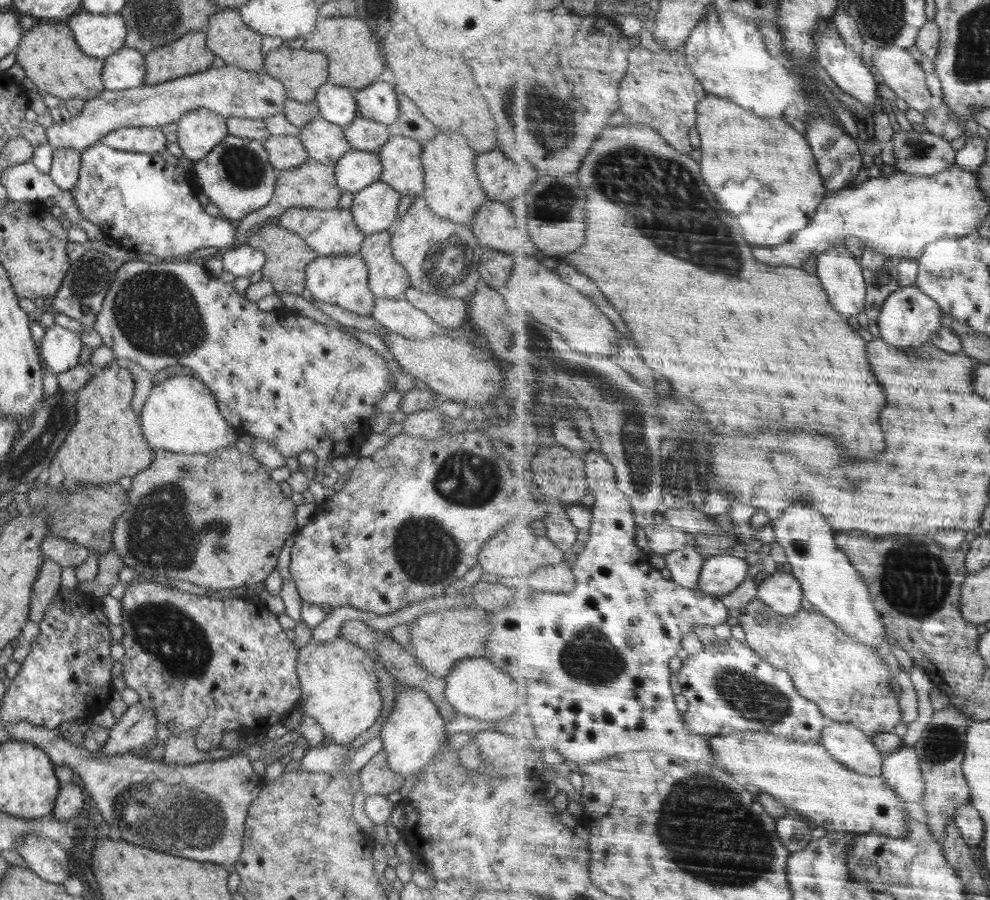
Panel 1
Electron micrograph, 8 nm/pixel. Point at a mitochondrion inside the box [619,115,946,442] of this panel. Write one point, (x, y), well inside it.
(920, 150)

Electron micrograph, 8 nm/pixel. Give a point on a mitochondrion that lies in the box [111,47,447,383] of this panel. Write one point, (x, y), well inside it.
(242, 166)

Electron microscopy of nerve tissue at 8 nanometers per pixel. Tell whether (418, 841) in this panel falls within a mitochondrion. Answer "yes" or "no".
no

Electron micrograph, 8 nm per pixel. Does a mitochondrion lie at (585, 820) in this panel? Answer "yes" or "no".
no

